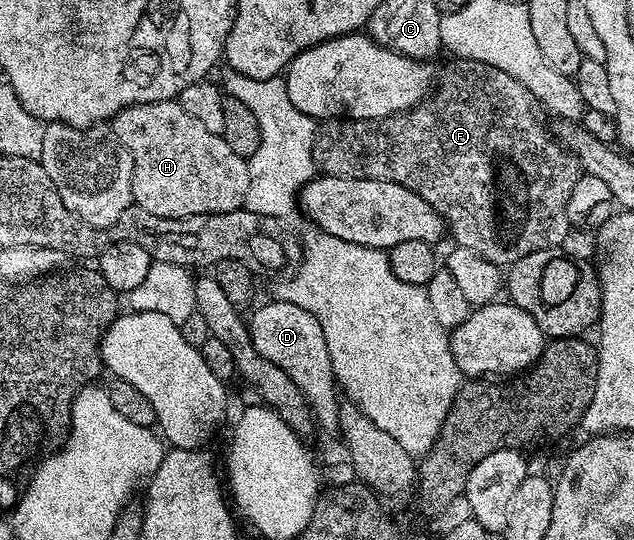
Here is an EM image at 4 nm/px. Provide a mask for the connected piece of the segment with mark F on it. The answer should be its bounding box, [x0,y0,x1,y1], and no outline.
[314,58,580,268]

